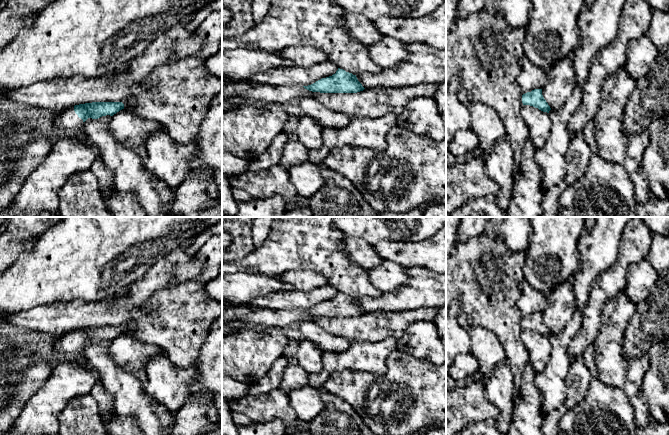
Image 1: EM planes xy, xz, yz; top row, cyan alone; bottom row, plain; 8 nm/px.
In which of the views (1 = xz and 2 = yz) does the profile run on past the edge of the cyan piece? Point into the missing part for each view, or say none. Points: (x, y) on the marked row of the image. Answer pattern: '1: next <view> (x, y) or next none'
1: next none
2: next none

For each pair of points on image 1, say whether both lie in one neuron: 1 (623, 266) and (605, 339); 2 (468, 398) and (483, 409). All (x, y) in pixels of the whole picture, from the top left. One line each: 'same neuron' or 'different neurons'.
1: different neurons
2: same neuron

